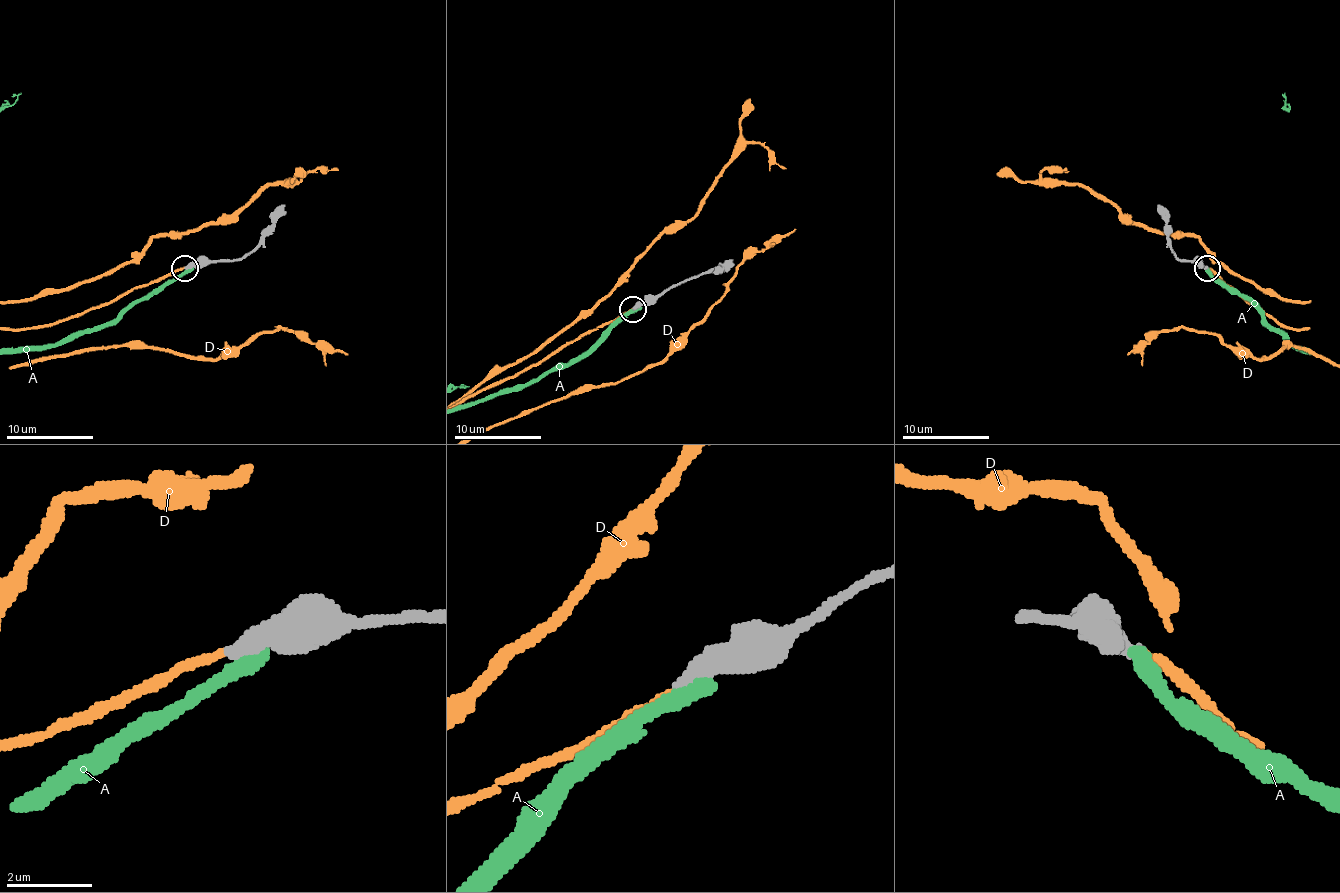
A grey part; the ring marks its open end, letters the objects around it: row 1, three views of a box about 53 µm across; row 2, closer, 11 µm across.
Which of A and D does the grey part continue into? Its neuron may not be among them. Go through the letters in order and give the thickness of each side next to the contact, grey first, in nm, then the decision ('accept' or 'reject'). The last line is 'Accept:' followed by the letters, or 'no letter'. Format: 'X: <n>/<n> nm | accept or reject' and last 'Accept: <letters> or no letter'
A: 550/420 nm | reject
D: 400/200 nm | accept
Accept: D

